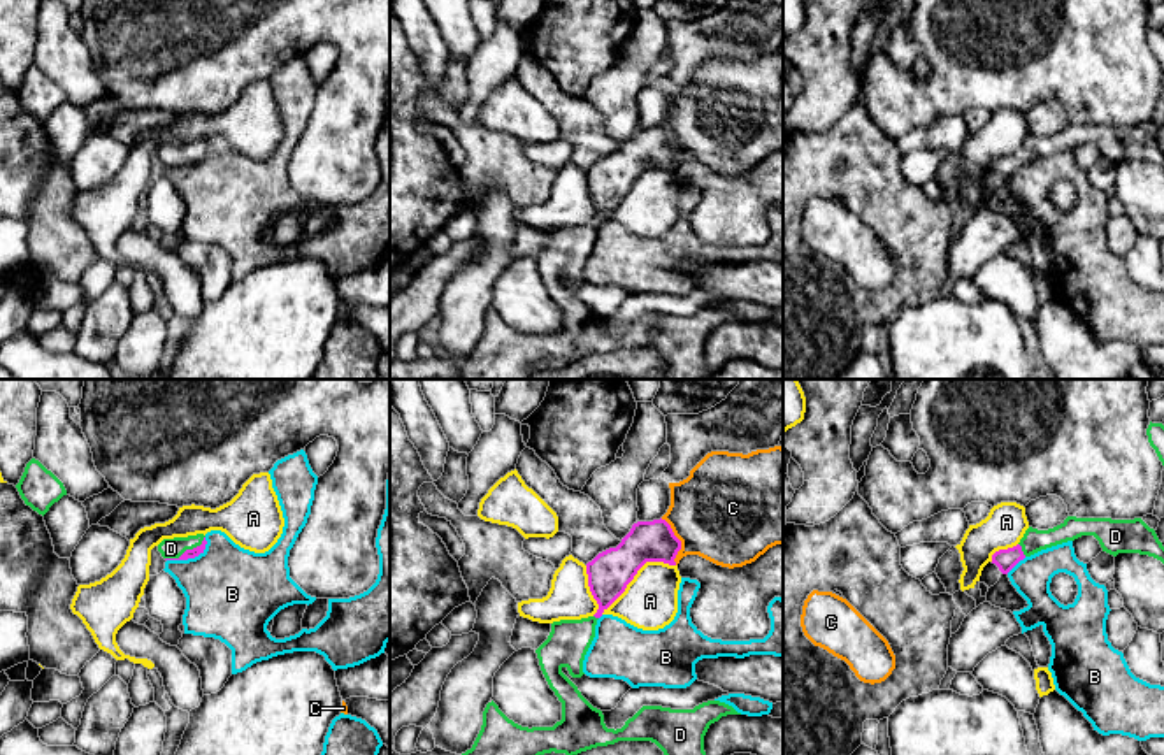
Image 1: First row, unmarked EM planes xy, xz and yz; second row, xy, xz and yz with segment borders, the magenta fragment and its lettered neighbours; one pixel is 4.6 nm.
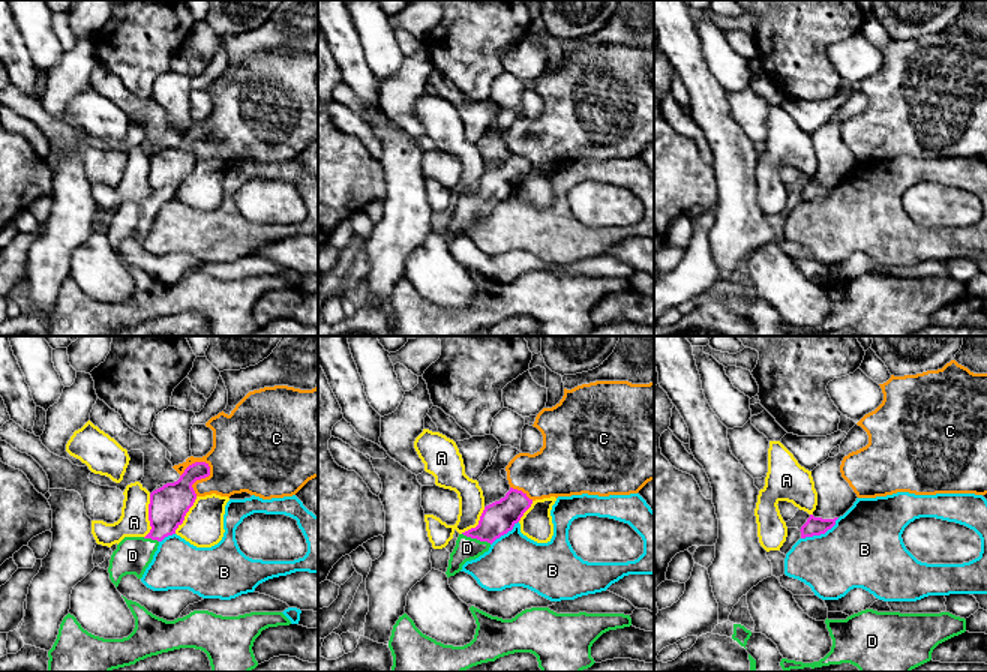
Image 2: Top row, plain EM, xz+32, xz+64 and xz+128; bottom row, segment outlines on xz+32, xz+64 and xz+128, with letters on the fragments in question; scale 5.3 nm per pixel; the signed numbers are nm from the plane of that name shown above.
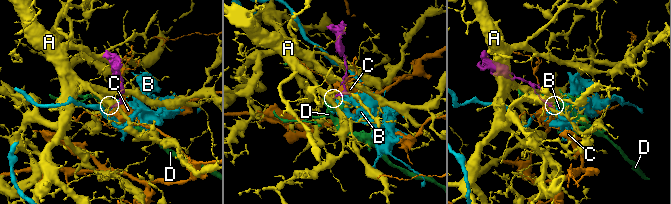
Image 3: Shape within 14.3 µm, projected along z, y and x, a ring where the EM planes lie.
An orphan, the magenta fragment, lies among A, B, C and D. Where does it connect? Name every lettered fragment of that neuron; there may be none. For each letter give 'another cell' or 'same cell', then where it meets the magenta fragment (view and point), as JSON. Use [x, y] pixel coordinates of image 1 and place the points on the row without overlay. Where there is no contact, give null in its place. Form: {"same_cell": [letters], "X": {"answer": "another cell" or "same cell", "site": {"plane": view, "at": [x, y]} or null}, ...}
{"same_cell": ["D"], "A": {"answer": "another cell", "site": {"plane": "xz", "at": [636, 179]}}, "B": {"answer": "another cell", "site": {"plane": "xy", "at": [190, 164]}}, "C": {"answer": "another cell", "site": {"plane": "xz", "at": [680, 148]}}, "D": {"answer": "same cell", "site": {"plane": "xy", "at": [186, 157]}}}

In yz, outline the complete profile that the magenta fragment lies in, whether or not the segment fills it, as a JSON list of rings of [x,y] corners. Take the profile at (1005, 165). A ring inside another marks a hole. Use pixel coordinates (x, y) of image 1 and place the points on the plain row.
[[[1067,123],[1060,132],[1038,137],[1029,133],[1020,149],[992,162],[992,170],[1002,181],[1008,181],[1020,167],[1041,156],[1074,147],[1081,142],[1094,142],[1103,158],[1117,163],[1118,160],[1148,162],[1164,170],[1164,153],[1153,135],[1141,125],[1111,126],[1111,125],[1076,125]]]

